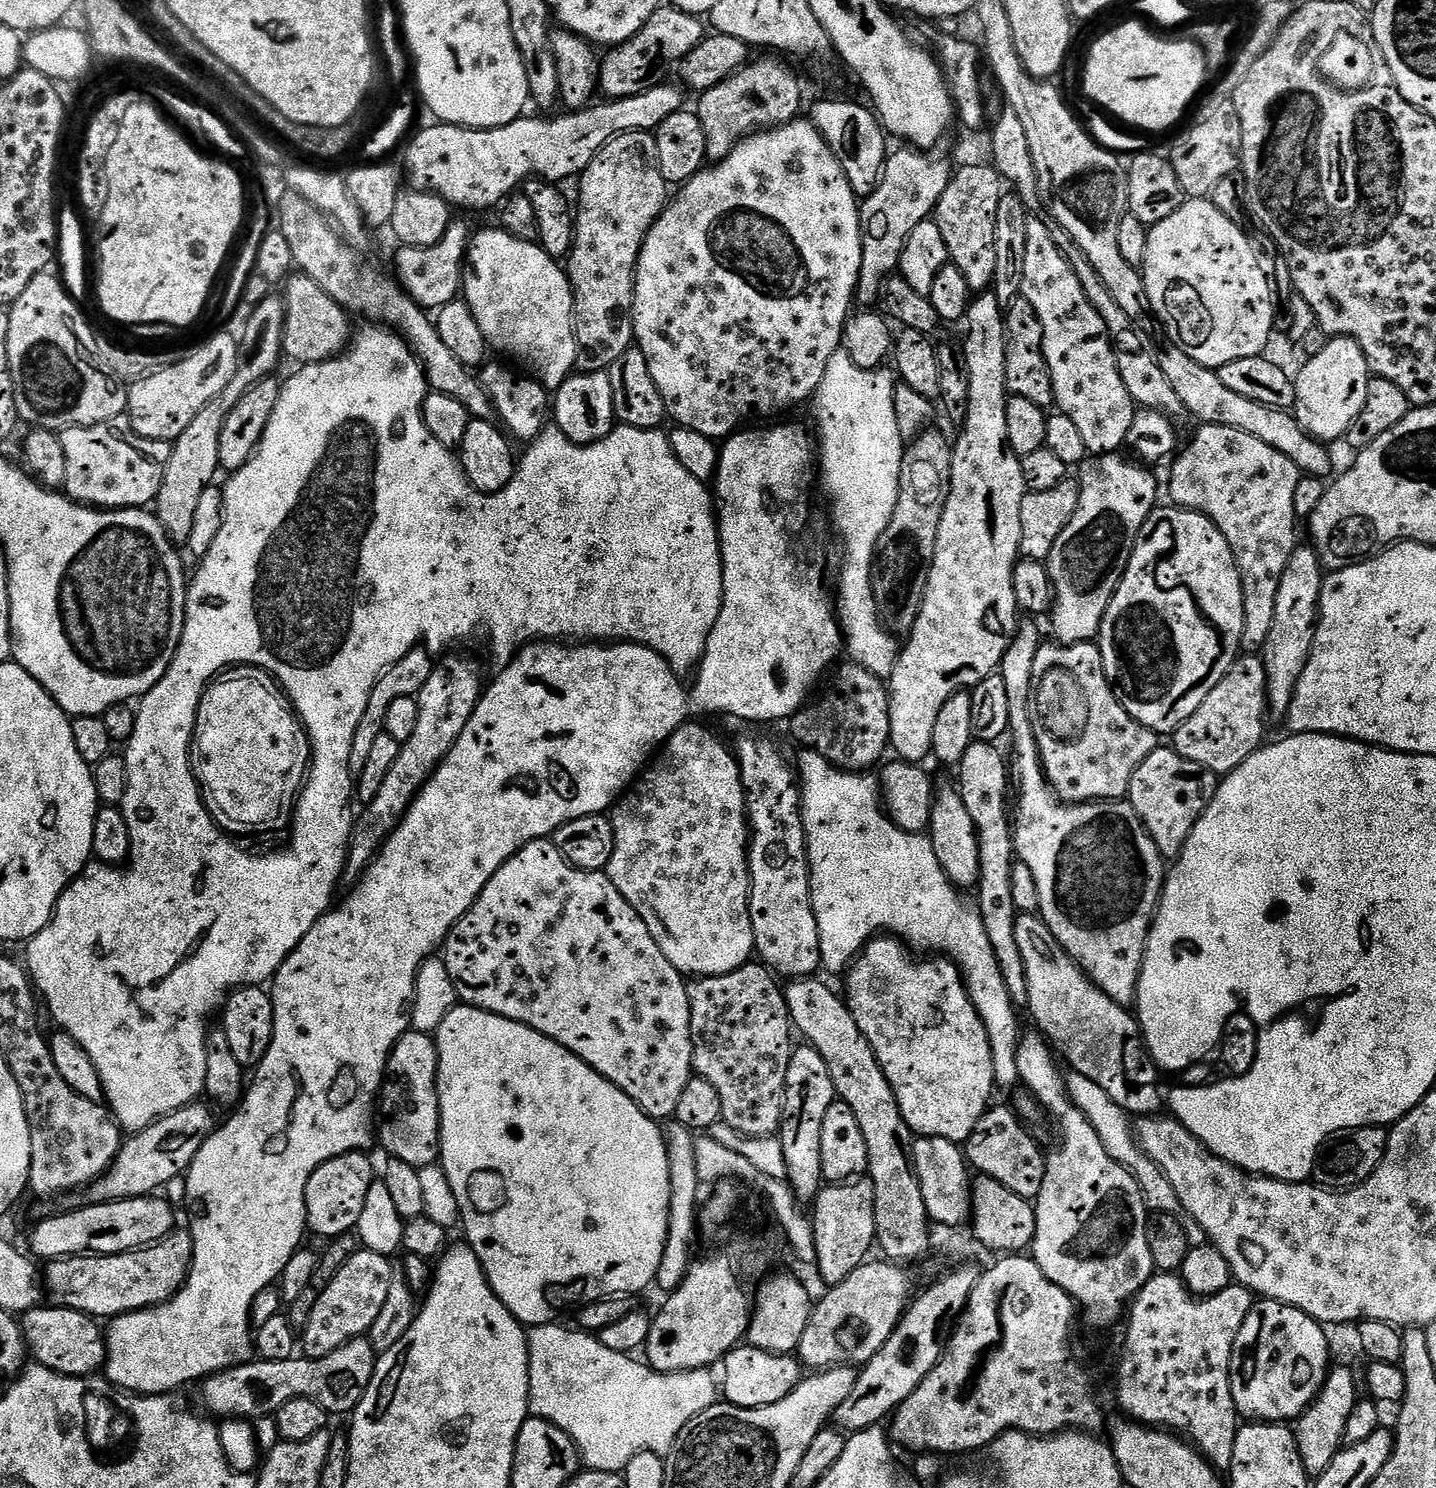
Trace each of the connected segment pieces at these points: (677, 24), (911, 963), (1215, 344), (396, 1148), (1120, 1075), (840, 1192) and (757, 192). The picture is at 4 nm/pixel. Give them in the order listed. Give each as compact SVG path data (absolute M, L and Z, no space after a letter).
M661 6L656 13L624 44L617 44L603 53L600 62L600 78L598 88L609 100L621 100L634 94L642 94L646 90L655 88L665 79L668 71L675 69L698 42L702 42L706 29L699 15L684 12L681 8Z
M881 934L869 940L867 946L861 950L859 956L852 961L847 969L848 996L846 992L846 1003L854 1022L858 1022L858 1030L870 1042L874 1054L878 1058L878 1066L882 1066L882 1074L886 1074L886 1082L894 1090L894 1098L900 1107L902 1118L907 1122L917 1137L933 1136L934 1138L948 1139L956 1145L963 1145L970 1138L974 1126L984 1117L990 1107L988 1099L992 1096L992 1088L997 1087L996 1075L994 1074L994 1058L990 1050L990 1038L974 1002L968 997L968 985L960 974L959 968L947 958L917 958L899 939L888 934Z
M1188 198L1170 218L1151 225L1148 230L1142 275L1151 315L1168 331L1171 343L1190 354L1194 362L1213 370L1226 366L1226 362L1238 362L1238 358L1261 355L1276 320L1272 284L1256 257L1251 238L1240 227L1237 221L1226 218L1222 210L1215 208L1211 199Z
M409 1030L398 1038L394 1050L388 1055L388 1071L380 1086L378 1097L378 1144L389 1153L391 1159L401 1160L415 1168L425 1168L440 1158L440 1107L436 1075L438 1074L438 1050L429 1033Z
M1020 914L1016 917L1014 938L1018 938L1018 950L1022 950L1022 962L1026 962L1026 986L1028 987L1028 1003L1026 1011L1032 1015L1035 1027L1049 1045L1062 1057L1063 1063L1071 1071L1086 1074L1097 1086L1102 1086L1122 1110L1133 1117L1157 1115L1165 1107L1166 1096L1160 1093L1160 1076L1156 1061L1148 1055L1148 1046L1144 1042L1144 1034L1139 1023L1125 1005L1114 1002L1094 986L1092 979L1080 969L1066 954L1066 950L1050 934L1048 925L1036 914Z
M867 1178L846 1180L842 1184L821 1187L810 1208L814 1250L814 1267L820 1271L825 1285L831 1286L850 1278L858 1266L869 1259L868 1251L876 1244L874 1226L874 1186Z
M797 118L788 124L777 124L747 136L732 147L725 160L701 168L699 174L677 192L680 193L677 196L675 193L674 199L646 234L636 263L636 285L632 291L632 335L635 347L646 358L646 366L650 366L650 378L654 378L658 394L662 394L667 419L673 420L673 425L698 430L698 434L720 442L747 425L744 423L751 416L776 416L799 404L807 405L815 397L818 386L824 383L830 358L841 351L844 324L853 311L856 283L862 270L861 201L854 194L836 155L808 118Z

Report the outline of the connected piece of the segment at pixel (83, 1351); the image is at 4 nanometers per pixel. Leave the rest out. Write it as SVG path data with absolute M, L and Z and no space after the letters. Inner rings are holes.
M37 1306L23 1313L20 1320L20 1328L24 1331L24 1342L37 1365L41 1368L49 1368L60 1372L64 1376L91 1376L101 1371L104 1362L104 1349L106 1347L106 1336L95 1319L79 1312L73 1308L58 1308L55 1306Z

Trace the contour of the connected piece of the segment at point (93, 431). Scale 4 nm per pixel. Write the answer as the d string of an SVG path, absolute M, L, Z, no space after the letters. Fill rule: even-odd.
M123 419L65 428L59 437L66 454L63 491L77 504L87 504L89 508L147 509L155 501L166 474L166 462L170 462L169 441L142 438Z

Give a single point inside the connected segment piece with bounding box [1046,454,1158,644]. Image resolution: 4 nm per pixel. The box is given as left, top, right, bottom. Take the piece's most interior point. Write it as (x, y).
(1116, 495)

